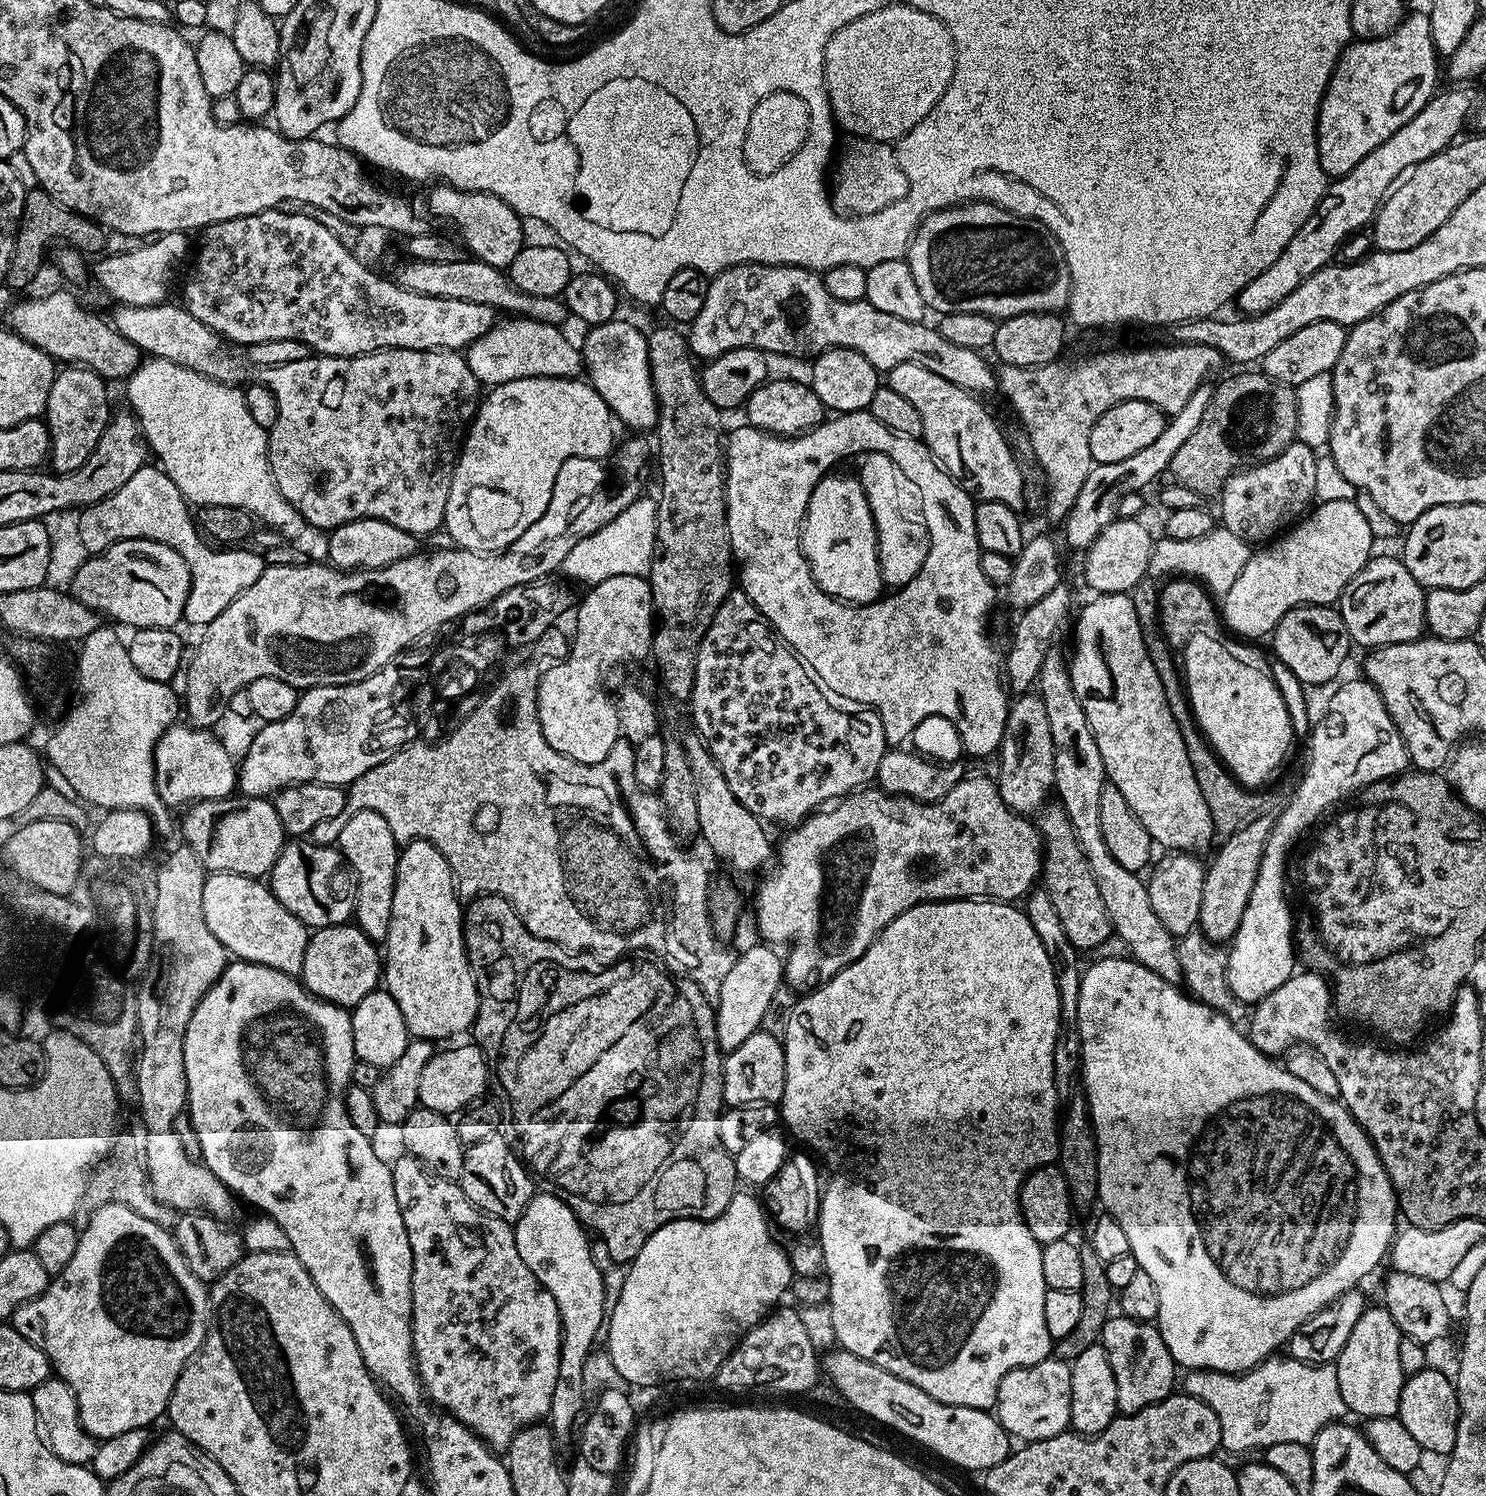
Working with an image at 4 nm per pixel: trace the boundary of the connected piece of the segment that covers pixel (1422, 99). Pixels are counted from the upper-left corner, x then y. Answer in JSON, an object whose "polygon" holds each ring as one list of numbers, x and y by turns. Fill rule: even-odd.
{"polygon":[[1409,11,1404,21,1390,34,1377,40,1356,40,1344,49,1332,71,1326,94,1320,103,1316,119,1316,145,1318,146,1318,162,1322,166,1325,177,1335,178,1350,174,1370,150,1378,150,1394,130,1402,130,1422,106,1432,99,1437,91,1436,60,1438,53,1434,46,1434,38,1430,34,1430,18,1423,11]]}

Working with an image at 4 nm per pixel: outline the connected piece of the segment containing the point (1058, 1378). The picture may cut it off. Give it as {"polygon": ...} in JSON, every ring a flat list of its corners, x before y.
{"polygon":[[1049,1358,1038,1362,1034,1366,1022,1366,1010,1370,1002,1378,998,1386,998,1398,994,1415,1000,1421,1000,1425,1008,1431,1009,1437,1020,1439,1020,1442,1045,1440,1054,1438,1059,1432,1065,1431,1071,1425,1070,1418,1070,1370,1071,1363,1066,1360]]}

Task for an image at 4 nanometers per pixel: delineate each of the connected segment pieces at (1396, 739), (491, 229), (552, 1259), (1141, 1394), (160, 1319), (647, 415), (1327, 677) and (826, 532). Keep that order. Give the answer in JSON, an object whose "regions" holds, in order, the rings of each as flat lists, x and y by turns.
{"regions":[[[1366,678,1348,680,1328,700,1328,709,1324,717,1311,725,1308,744,1308,769,1300,780,1300,785,1292,792,1288,805,1280,812,1280,817,1272,820,1272,830,1262,850,1262,862,1258,866,1258,878,1254,878,1254,890,1250,890,1250,902,1242,914,1242,922,1236,931,1236,937,1230,942,1228,954,1228,986,1236,1000,1245,1006,1255,1006,1266,994,1274,994,1282,982,1286,982,1297,971,1298,948,1294,943,1294,925,1292,926,1292,908,1288,905,1288,896,1284,893,1284,879,1288,876,1288,855,1292,847,1300,840,1300,835,1323,814,1327,808,1335,806,1348,795,1359,793,1368,785,1379,780,1393,779,1409,767,1408,751,1400,737,1400,731,1394,726,1386,710,1382,694]],[[443,182,435,186,437,188,428,192,428,204,446,223,453,224,460,231,458,236,465,249,475,259,495,268,506,270,511,266,514,258,518,258,518,254,526,246,525,221,522,217,493,192,464,192,453,184]],[[533,1195,524,1213,515,1221,514,1231,518,1254,522,1254,522,1262,530,1266,534,1278,538,1278,538,1282,555,1298,560,1311,558,1382,554,1382,554,1398,547,1419,550,1421,553,1436,557,1441,564,1442,564,1439,571,1434,572,1427,574,1432,585,1411,586,1358,597,1347,596,1335,599,1332,601,1335,606,1324,602,1274,592,1257,589,1233,579,1218,563,1204,559,1195]],[[1123,1314,1109,1315,1102,1326,1099,1342,1106,1350,1110,1370,1114,1370,1114,1386,1118,1386,1117,1413,1132,1416,1146,1406,1154,1406,1173,1395,1178,1384,1178,1365,1155,1323,1135,1320]],[[106,1204,92,1213,89,1226,80,1234,78,1250,74,1250,74,1258,70,1258,66,1270,49,1279,48,1288,41,1296,35,1296,33,1300,27,1300,25,1304,18,1306,10,1323,18,1330,18,1334,22,1334,22,1338,34,1342,34,1346,38,1346,42,1354,46,1354,51,1371,68,1383,70,1390,74,1390,78,1414,85,1430,95,1436,97,1441,109,1440,114,1438,114,1434,126,1434,126,1430,148,1428,159,1416,163,1417,167,1413,170,1394,174,1390,174,1382,178,1382,178,1374,182,1374,189,1360,200,1351,208,1333,208,1289,209,1285,198,1279,190,1270,190,1266,186,1266,186,1258,182,1258,176,1245,176,1237,169,1229,142,1218,142,1215,128,1209,126,1205]],[[617,318,605,324,593,324,582,343,582,364,587,379,606,402,613,417,632,430,655,429,658,409,656,391,648,365,648,337,628,320]],[[1303,604,1299,608,1289,610,1273,629,1270,641,1272,641,1273,650,1276,651,1275,659,1288,666,1304,686,1330,683,1339,674,1340,667,1348,656,1348,648,1350,649,1344,619,1340,617,1335,607,1327,604]],[[826,475,826,482,816,490,812,504,807,504,812,512,804,534,804,546,816,572,814,578,821,590,830,590,844,598,860,602,870,600,872,596,880,598,884,583,877,556,877,530,869,500,857,477,836,475]]]}

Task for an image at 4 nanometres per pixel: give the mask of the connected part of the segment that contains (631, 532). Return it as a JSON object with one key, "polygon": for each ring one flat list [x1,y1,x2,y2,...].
{"polygon":[[641,498,634,501,614,522,606,522,602,530,594,530,586,538,582,538,566,554,559,571,569,581,577,585,591,586,598,582,606,582,606,578,618,578,619,576,643,576,647,577,652,569,652,559,656,549,656,500]]}

